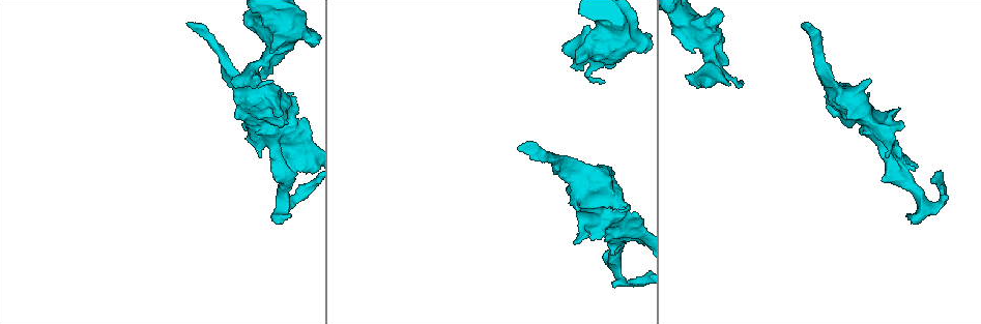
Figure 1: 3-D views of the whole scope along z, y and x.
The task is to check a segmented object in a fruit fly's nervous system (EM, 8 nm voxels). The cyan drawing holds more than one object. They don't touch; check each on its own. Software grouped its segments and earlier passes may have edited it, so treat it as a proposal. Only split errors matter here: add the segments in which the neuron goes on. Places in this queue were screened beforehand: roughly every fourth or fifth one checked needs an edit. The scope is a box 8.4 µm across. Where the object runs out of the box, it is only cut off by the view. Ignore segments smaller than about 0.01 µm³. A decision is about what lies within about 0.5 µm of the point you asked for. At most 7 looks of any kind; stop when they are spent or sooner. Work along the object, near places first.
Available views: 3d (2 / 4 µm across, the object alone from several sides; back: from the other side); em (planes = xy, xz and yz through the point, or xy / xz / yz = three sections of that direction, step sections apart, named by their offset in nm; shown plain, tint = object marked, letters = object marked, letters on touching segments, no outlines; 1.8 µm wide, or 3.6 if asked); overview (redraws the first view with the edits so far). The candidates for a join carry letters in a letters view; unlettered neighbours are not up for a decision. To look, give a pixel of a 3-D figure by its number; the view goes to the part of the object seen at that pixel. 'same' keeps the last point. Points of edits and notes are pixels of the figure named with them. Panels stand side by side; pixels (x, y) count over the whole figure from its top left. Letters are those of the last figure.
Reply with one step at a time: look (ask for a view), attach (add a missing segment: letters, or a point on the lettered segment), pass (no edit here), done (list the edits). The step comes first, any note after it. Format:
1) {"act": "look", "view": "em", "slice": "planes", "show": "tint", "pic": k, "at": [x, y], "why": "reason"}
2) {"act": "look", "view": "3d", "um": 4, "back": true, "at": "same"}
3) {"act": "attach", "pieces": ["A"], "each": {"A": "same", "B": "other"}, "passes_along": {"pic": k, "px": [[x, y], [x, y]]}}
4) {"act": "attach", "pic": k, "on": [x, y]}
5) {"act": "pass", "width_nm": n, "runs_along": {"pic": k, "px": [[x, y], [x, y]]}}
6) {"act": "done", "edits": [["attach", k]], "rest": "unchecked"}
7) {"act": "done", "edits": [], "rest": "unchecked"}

{"act": "look", "view": "3d", "um": 2, "back": true, "pic": 1, "at": [728, 82], "why": "free end"}

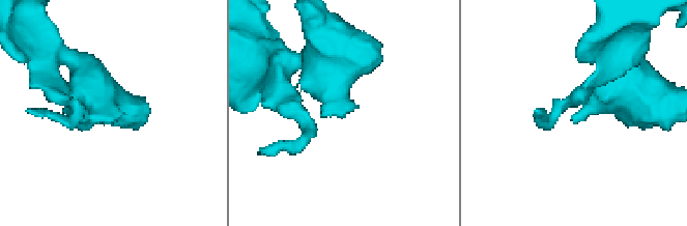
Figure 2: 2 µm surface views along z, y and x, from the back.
{"act": "look", "view": "em", "slice": "xy", "step": 16, "show": "letters", "pic": 2, "at": [348, 112], "why": "need the tissue"}

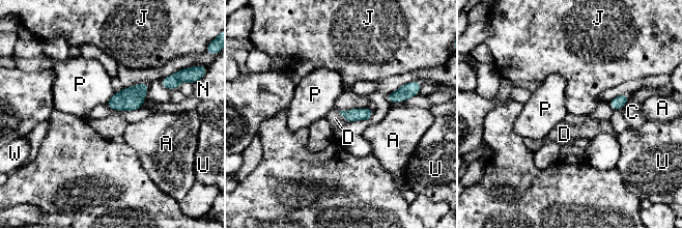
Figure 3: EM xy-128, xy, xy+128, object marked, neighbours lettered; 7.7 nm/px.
{"act": "attach", "pieces": ["D"], "each": {"A": "other", "C": "other", "D": "same", "J": "other", "N": "other", "P": "other", "U": "other", "W": "other"}, "passes_along": {"pic": 3, "px": [[354, 114], [342, 115], [335, 118]]}, "found": "the neuron continues"}

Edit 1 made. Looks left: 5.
{"act": "look", "view": "overview", "why": "see it whole again"}

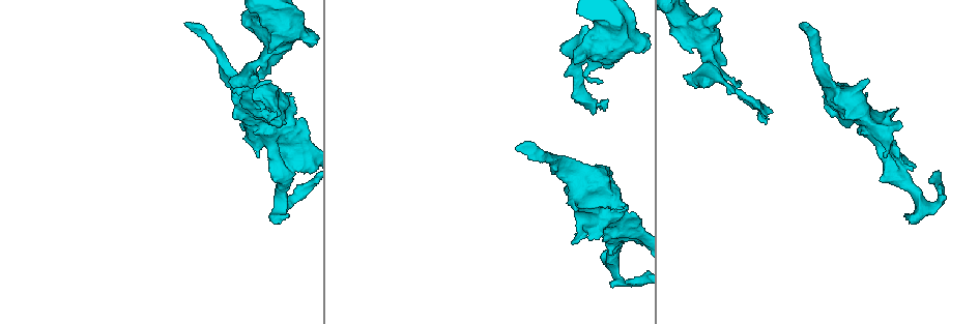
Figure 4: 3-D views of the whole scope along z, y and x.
{"act": "look", "view": "3d", "um": 2, "pic": 4, "at": [516, 147], "why": "end of a long branch"}

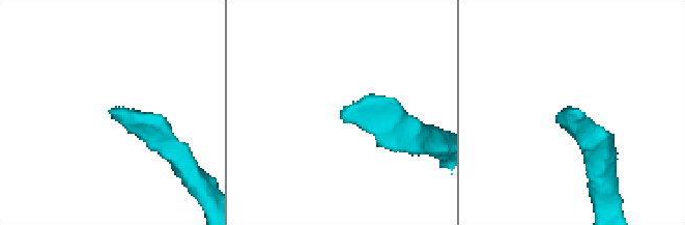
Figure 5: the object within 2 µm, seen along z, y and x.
{"act": "look", "view": "em", "slice": "planes", "show": "tint", "pic": 5, "at": [111, 111], "why": "now the EM"}

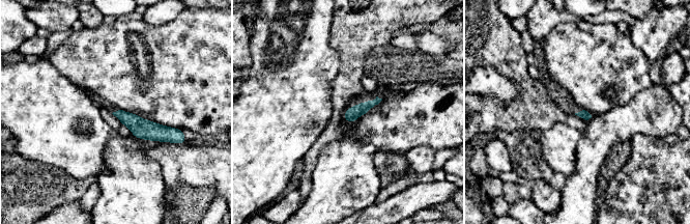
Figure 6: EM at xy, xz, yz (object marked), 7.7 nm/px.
{"act": "look", "view": "em", "slice": "planes", "show": "letters", "at": "same", "why": "see the neighbours"}

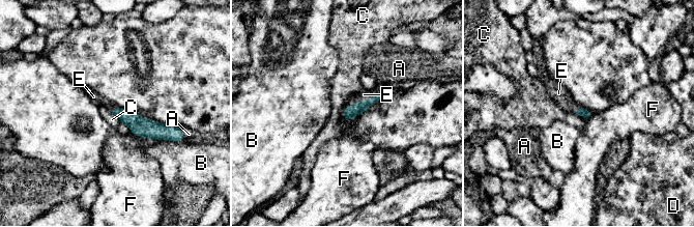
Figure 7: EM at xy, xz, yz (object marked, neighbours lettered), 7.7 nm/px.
{"act": "attach", "pieces": ["E"], "each": {"A": "other", "B": "other", "C": "other", "D": "other", "E": "same", "F": "other"}, "passes_along": {"pic": 7, "px": [[351, 111], [359, 101], [364, 94]]}, "found": "it goes on there"}

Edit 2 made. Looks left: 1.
{"act": "done", "edits": [["attach", 3], ["attach", 7]], "rest": "unchecked"}

